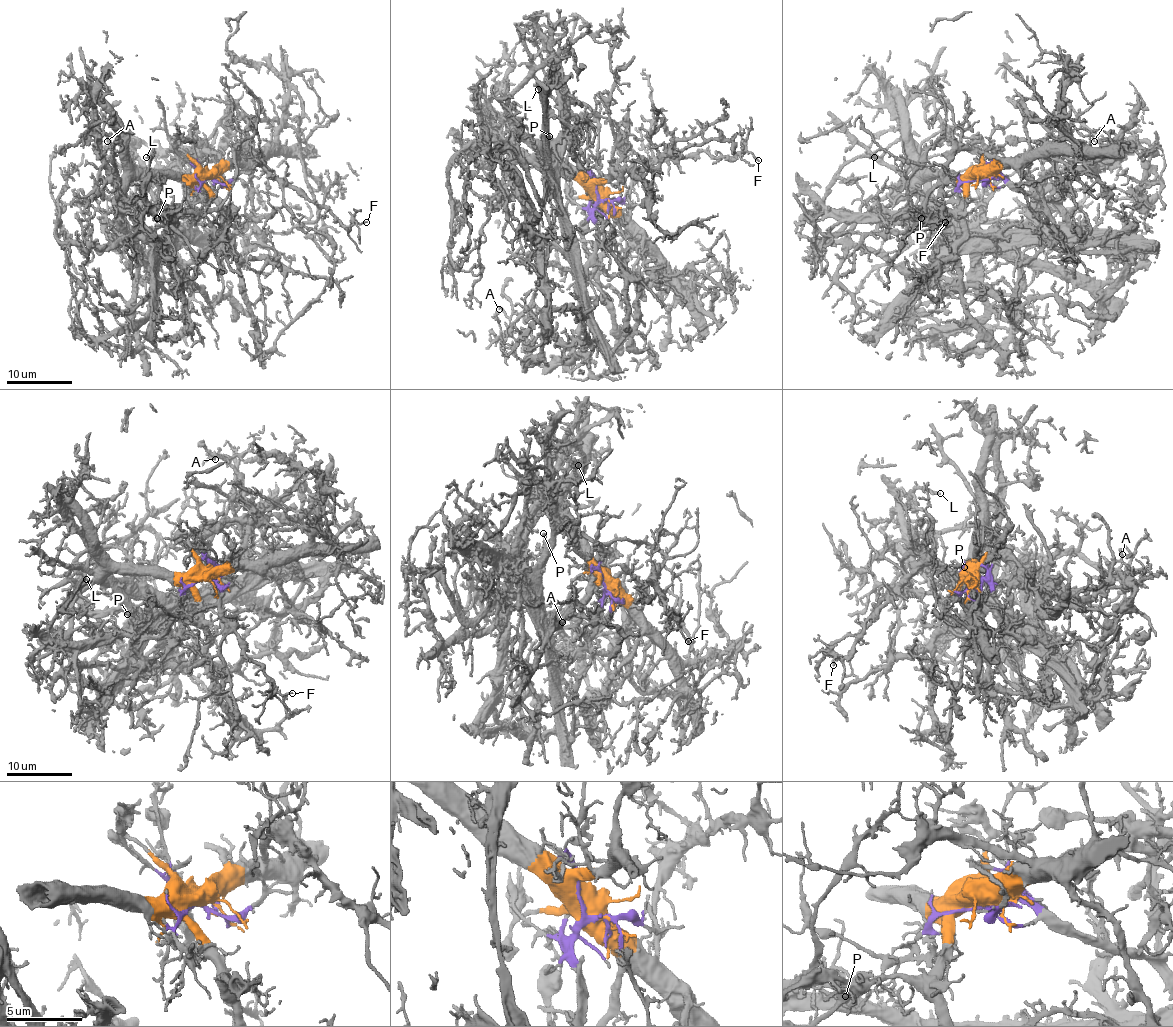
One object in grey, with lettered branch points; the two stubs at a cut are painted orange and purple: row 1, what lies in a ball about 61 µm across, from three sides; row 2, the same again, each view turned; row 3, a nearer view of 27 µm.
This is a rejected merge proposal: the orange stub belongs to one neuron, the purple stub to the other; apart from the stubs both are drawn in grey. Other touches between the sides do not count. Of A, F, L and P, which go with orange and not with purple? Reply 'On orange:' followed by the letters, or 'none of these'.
On orange: A, F

